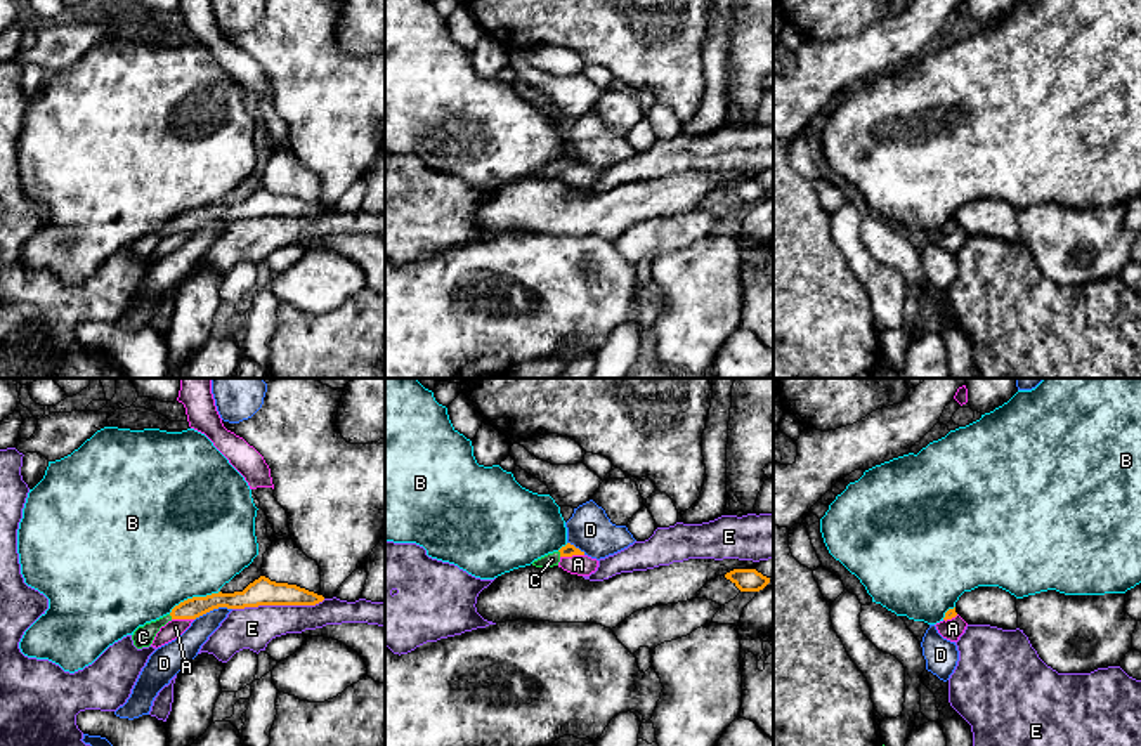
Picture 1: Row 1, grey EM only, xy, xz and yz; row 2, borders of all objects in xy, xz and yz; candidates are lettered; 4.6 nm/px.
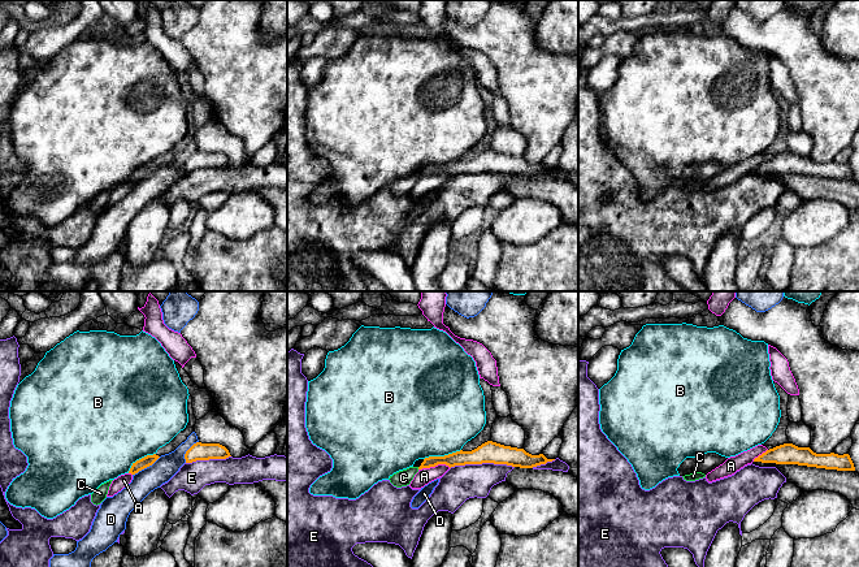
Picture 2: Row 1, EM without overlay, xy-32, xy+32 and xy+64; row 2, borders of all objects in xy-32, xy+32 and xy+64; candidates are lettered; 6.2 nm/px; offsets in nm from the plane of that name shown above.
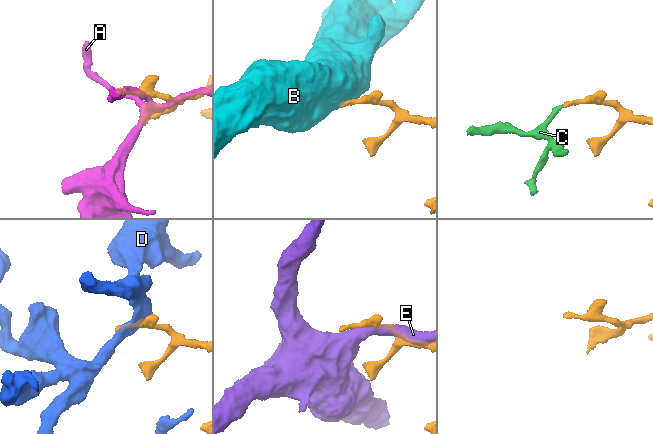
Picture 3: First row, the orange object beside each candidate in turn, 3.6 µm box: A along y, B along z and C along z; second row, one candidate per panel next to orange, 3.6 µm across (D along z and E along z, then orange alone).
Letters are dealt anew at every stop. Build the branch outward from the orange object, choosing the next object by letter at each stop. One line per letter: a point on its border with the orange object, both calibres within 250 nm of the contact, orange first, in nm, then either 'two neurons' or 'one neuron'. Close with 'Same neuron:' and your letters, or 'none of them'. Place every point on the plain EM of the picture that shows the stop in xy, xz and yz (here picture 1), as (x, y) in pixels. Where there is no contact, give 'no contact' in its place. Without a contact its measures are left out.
A: contact xz (571, 167); calibres 60 and 100 nm; two neurons
B: contact xy (193, 209); calibres 100 and 500 nm; two neurons
C: contact xz (560, 165); calibres 60 and 60 nm; one neuron
D: contact xy (212, 221); calibres 130 and 130 nm; two neurons
E: contact xy (278, 215); calibres 130 and 190 nm; two neurons
Same neuron: C

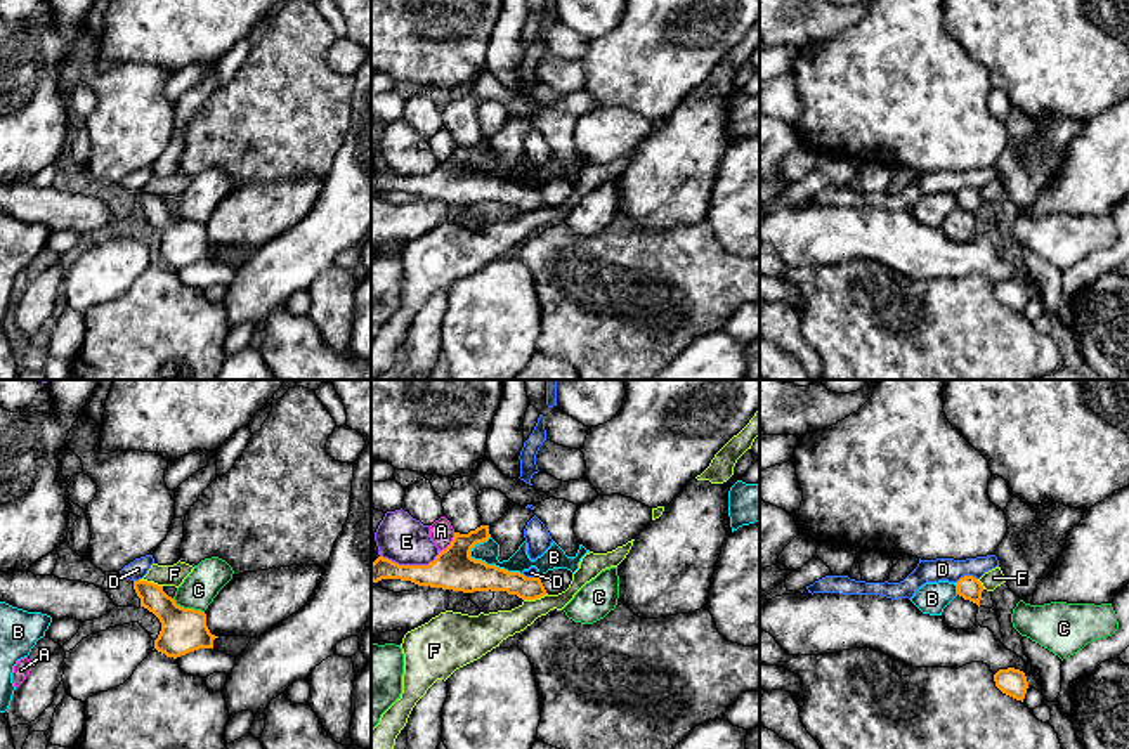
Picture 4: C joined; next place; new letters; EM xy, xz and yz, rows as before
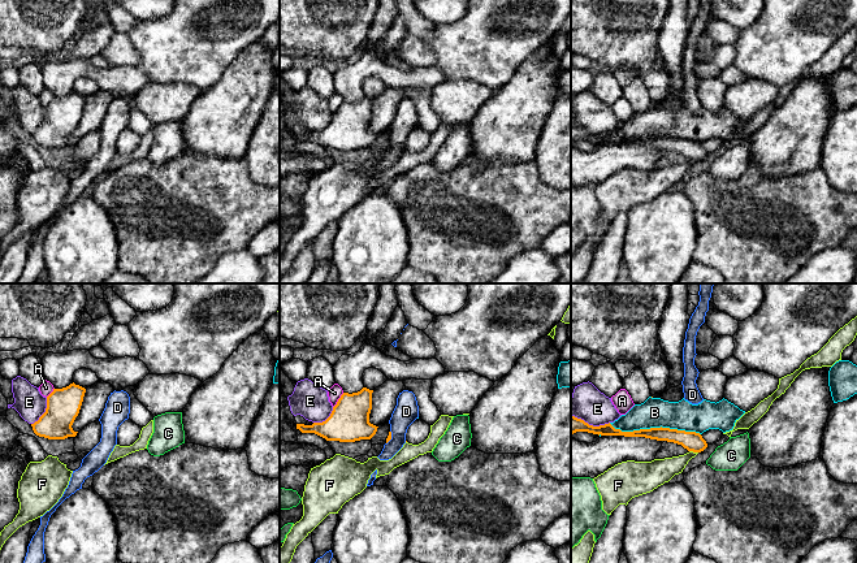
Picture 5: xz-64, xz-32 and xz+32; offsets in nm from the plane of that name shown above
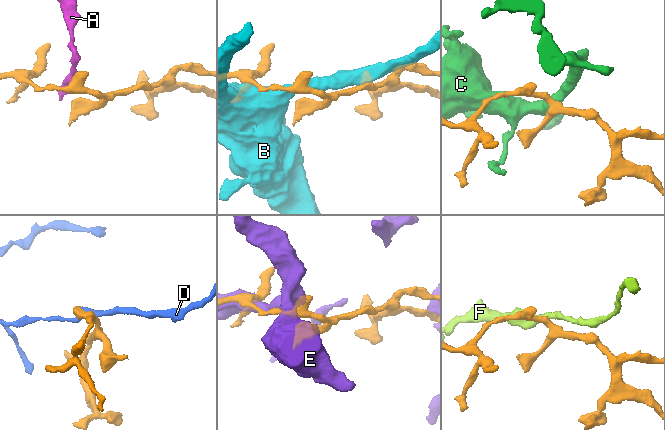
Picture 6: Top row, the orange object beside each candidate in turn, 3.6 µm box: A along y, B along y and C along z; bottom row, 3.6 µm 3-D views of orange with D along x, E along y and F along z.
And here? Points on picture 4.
A: contact xz (451, 155); calibres 190 and 110 nm; two neurons
B: contact xz (495, 177); calibres 190 and 100 nm; two neurons
C: contact xy (188, 221); calibres 200 and 160 nm; two neurons
D: contact yz (966, 188); calibres 110 and 110 nm; two neurons
E: contact xz (410, 177); calibres 190 and 220 nm; two neurons
F: contact xz (535, 210); calibres 120 and 150 nm; two neurons
Same neuron: none of them

